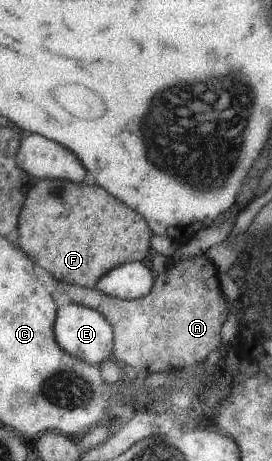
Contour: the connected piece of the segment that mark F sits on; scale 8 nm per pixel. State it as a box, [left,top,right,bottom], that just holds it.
[17,179,151,287]

